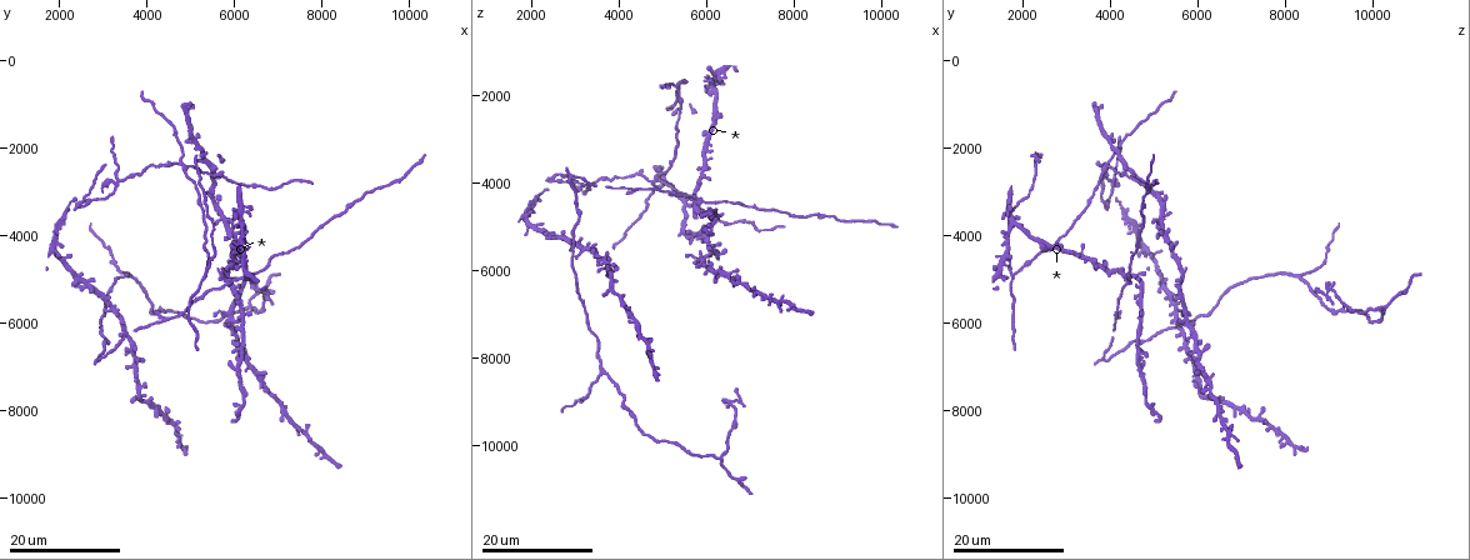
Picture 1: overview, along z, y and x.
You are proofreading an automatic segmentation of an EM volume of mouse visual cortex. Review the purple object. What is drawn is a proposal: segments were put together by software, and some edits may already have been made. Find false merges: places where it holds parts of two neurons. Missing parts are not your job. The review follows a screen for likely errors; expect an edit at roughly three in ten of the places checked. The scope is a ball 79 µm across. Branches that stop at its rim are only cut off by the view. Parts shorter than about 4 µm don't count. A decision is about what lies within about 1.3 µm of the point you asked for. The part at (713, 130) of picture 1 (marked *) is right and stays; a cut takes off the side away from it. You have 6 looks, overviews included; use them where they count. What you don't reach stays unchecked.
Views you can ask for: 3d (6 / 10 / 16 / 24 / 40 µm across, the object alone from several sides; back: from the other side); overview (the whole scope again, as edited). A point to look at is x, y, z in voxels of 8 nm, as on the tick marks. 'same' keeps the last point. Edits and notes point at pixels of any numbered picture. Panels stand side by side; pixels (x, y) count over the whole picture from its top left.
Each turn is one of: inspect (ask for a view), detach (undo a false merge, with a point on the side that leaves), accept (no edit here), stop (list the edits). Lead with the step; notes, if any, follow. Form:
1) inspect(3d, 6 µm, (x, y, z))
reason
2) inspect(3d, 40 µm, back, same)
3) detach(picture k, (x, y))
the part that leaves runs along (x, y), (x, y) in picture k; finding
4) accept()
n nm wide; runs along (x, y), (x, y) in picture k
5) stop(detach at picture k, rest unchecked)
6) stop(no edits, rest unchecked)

inspect(3d, 16 µm, (6500, 5250, 9050))
sharp bend

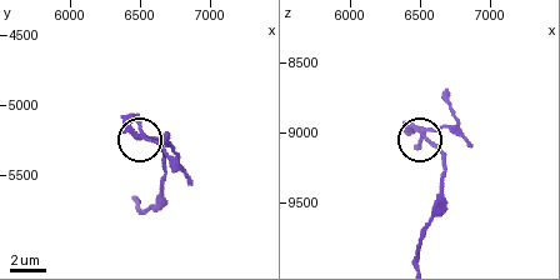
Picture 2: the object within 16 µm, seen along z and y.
inspect(3d, 6 µm, (6560, 5220, 9020))

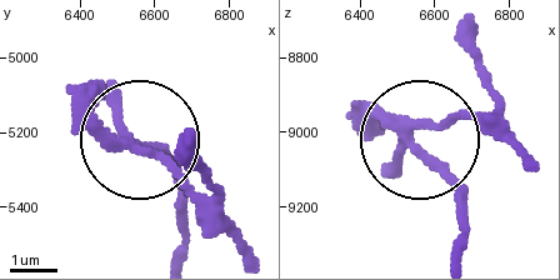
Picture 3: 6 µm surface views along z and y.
detach(picture 3, (180, 181))
220 nm wide; the part that leaves runs along (133, 143), (213, 194), (189, 146) in picture 3; a second neuron is stuck on

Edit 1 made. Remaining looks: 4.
inspect(overview)

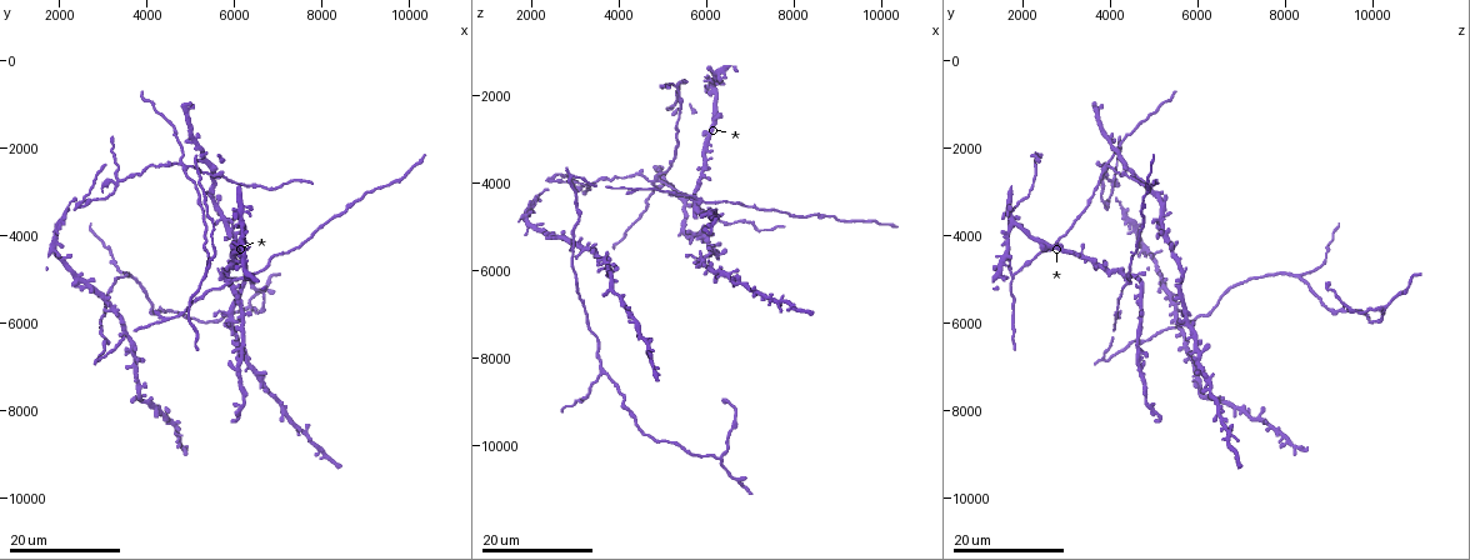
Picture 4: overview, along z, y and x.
inspect(3d, 16 µm, (5400, 6000, 10100))
calibre changes

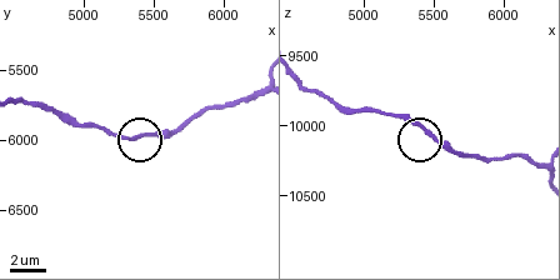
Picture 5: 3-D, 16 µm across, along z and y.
inspect(3d, 6 µm, (5480, 5980, 10060))
closer look

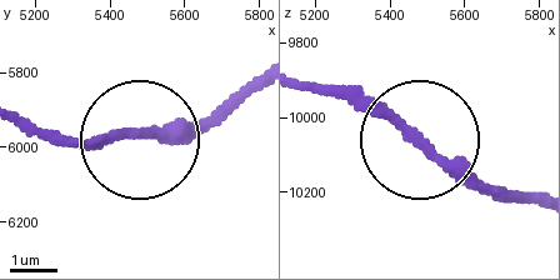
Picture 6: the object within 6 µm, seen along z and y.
accept()
runs along (310, 85), (383, 105), (430, 149), (510, 193) in picture 6; all the same neuron

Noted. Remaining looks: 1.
stop(detach at picture 3, rest unchecked)

